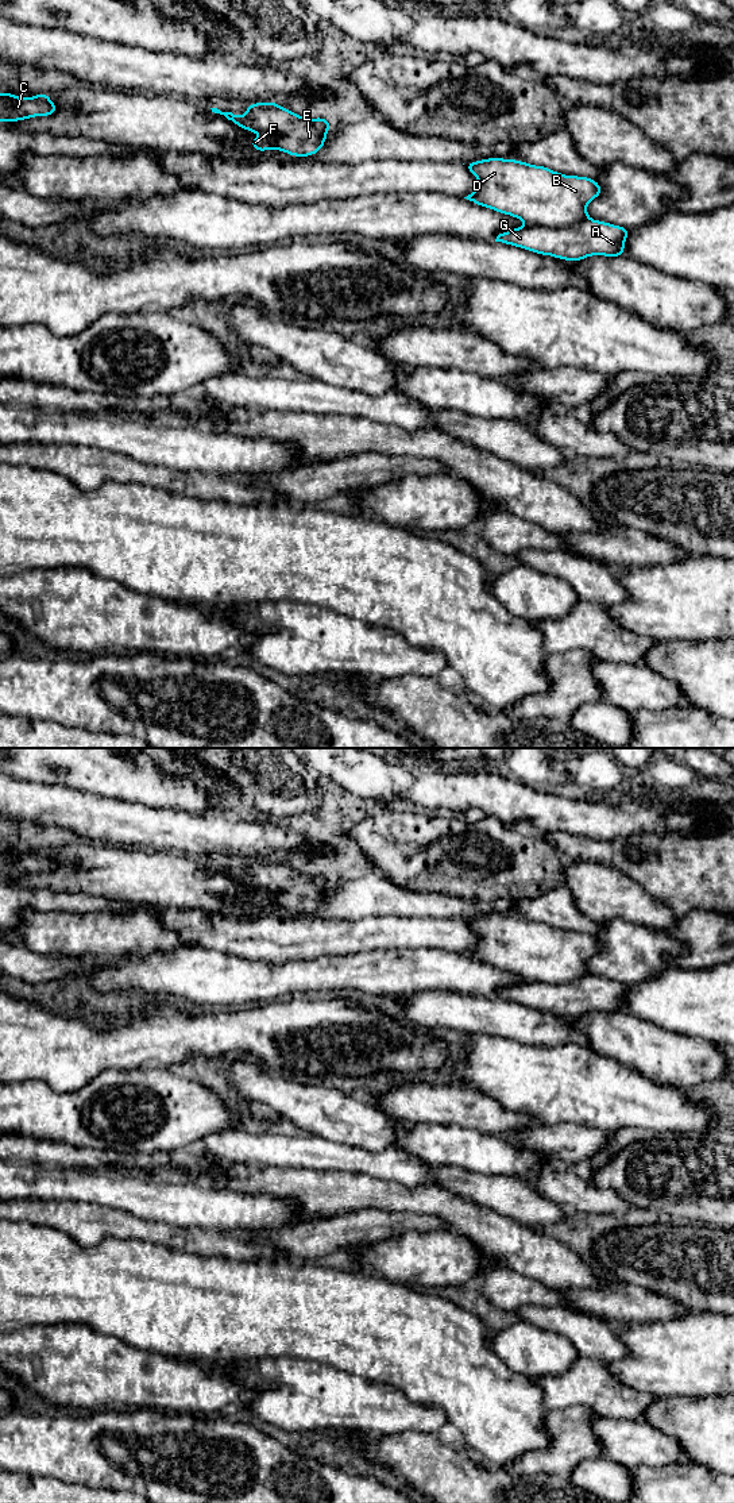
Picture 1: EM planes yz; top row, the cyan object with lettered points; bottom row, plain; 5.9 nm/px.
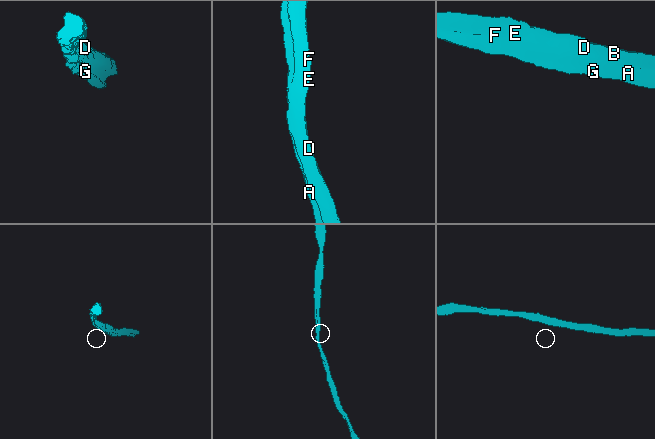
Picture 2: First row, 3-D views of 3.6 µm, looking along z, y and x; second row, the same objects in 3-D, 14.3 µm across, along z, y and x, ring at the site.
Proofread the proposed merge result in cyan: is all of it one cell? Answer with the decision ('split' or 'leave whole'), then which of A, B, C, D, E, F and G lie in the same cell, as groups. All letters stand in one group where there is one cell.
leave whole; groups A B C D E F G

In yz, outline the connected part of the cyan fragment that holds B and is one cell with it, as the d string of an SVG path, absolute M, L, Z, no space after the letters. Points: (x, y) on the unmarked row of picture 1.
M499 913L470 918L464 922L479 936L475 947L464 955L498 970L521 975L528 980L499 990L495 998L571 1018L592 1011L625 1011L629 984L592 976L586 967L588 959L602 951L602 944L595 936L565 932L545 922Z

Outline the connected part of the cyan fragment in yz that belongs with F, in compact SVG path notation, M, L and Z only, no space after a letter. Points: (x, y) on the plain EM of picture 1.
M277 858L248 860L243 872L221 868L217 864L210 866L224 871L243 886L264 891L264 895L254 894L251 897L251 902L256 907L275 905L293 913L310 913L318 909L333 880L324 874L309 875L295 871L279 863Z

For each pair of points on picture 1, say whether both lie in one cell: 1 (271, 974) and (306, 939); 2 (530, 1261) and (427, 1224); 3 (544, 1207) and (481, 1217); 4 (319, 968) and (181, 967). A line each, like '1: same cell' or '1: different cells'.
1: different cells
2: different cells
3: different cells
4: same cell

